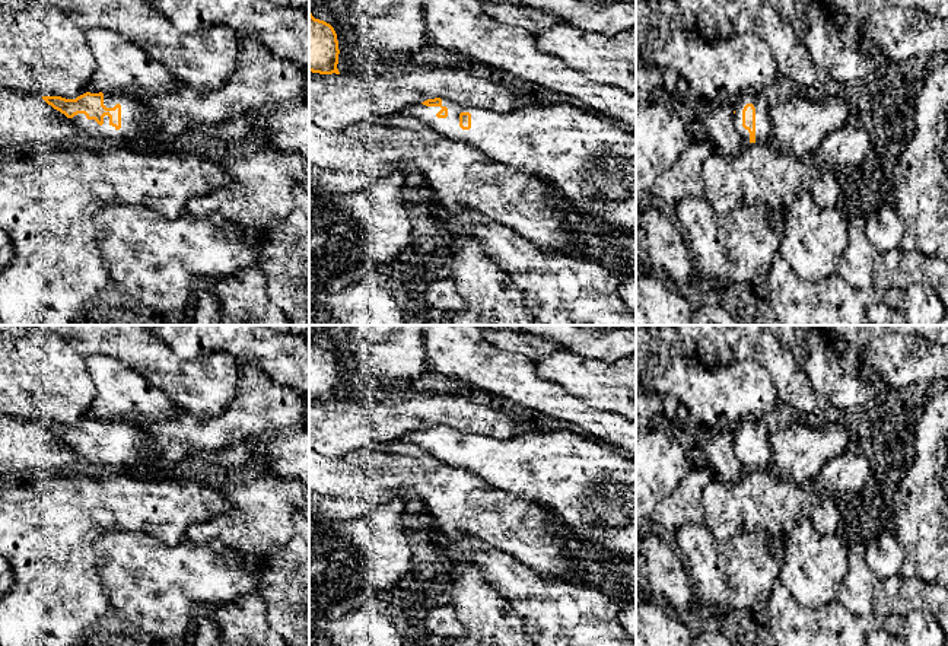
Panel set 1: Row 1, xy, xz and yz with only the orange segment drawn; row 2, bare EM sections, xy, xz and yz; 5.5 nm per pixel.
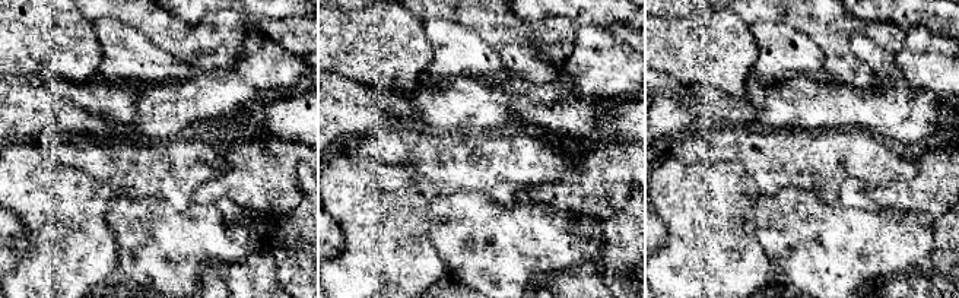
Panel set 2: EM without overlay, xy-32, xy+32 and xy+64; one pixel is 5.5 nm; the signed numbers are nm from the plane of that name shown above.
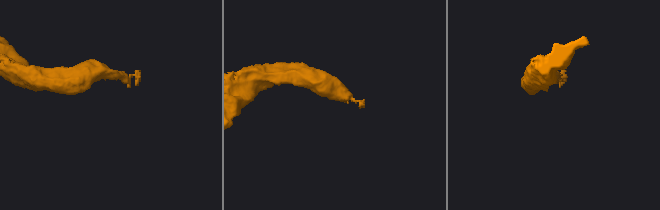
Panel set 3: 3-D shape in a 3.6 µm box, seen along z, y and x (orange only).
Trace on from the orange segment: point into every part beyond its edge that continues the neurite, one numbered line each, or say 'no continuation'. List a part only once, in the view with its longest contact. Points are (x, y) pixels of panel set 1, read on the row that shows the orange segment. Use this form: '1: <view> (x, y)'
1: xy (134, 124)

